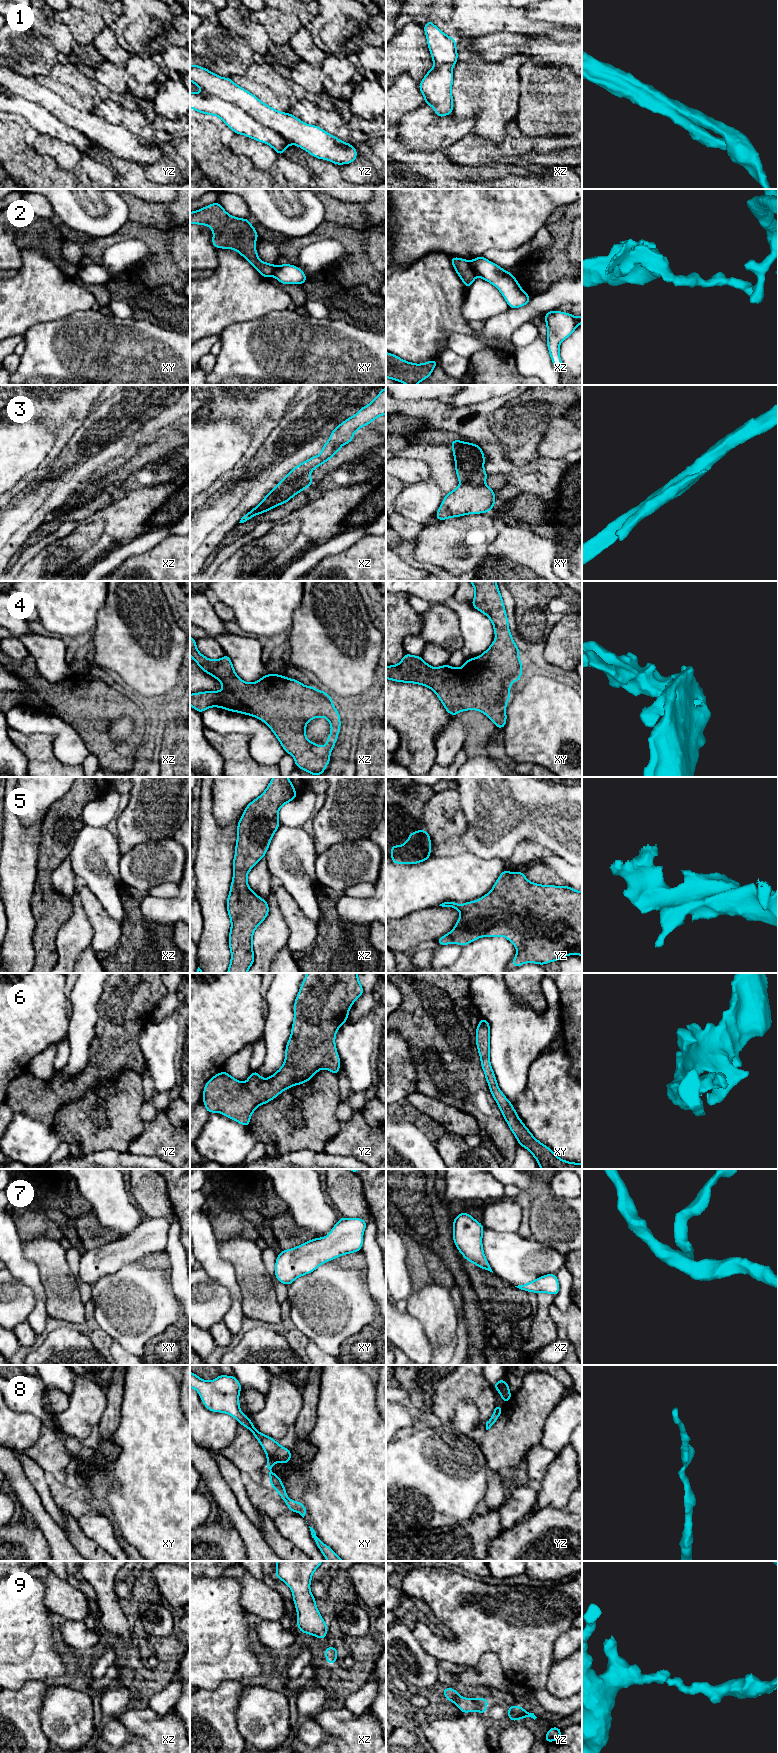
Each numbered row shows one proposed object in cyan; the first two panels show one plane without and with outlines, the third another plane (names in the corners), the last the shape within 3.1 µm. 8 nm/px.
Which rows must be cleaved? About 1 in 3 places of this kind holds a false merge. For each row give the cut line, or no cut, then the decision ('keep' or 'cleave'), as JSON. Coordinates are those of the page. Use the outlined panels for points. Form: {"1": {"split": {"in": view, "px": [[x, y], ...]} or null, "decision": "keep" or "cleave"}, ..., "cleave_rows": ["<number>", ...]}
{"1": {"split": null, "decision": "keep"}, "2": {"split": {"in": "xz", "px": [[469, 261], [476, 273]]}, "decision": "cleave"}, "3": {"split": {"in": "xz", "px": [[307, 474], [287, 488], [279, 498], [278, 504]]}, "decision": "cleave"}, "4": {"split": null, "decision": "keep"}, "5": {"split": null, "decision": "keep"}, "6": {"split": null, "decision": "keep"}, "7": {"split": null, "decision": "keep"}, "8": {"split": null, "decision": "keep"}, "9": {"split": null, "decision": "keep"}, "cleave_rows": ["2", "3"]}

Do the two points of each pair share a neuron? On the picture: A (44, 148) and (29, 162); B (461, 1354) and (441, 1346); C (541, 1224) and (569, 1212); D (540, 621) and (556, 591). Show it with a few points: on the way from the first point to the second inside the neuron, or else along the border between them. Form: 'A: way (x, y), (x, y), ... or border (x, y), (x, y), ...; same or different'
A: border (32, 147), (42, 155), (49, 155), (58, 165); different
B: border (458, 1328), (457, 1344), (453, 1354); different
C: way (548, 1224), (559, 1222), (562, 1219); same
D: way (540, 613), (540, 604), (548, 596); same

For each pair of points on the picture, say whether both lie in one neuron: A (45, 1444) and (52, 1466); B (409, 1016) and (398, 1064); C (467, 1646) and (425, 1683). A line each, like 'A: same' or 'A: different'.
A: same
B: different
C: different

